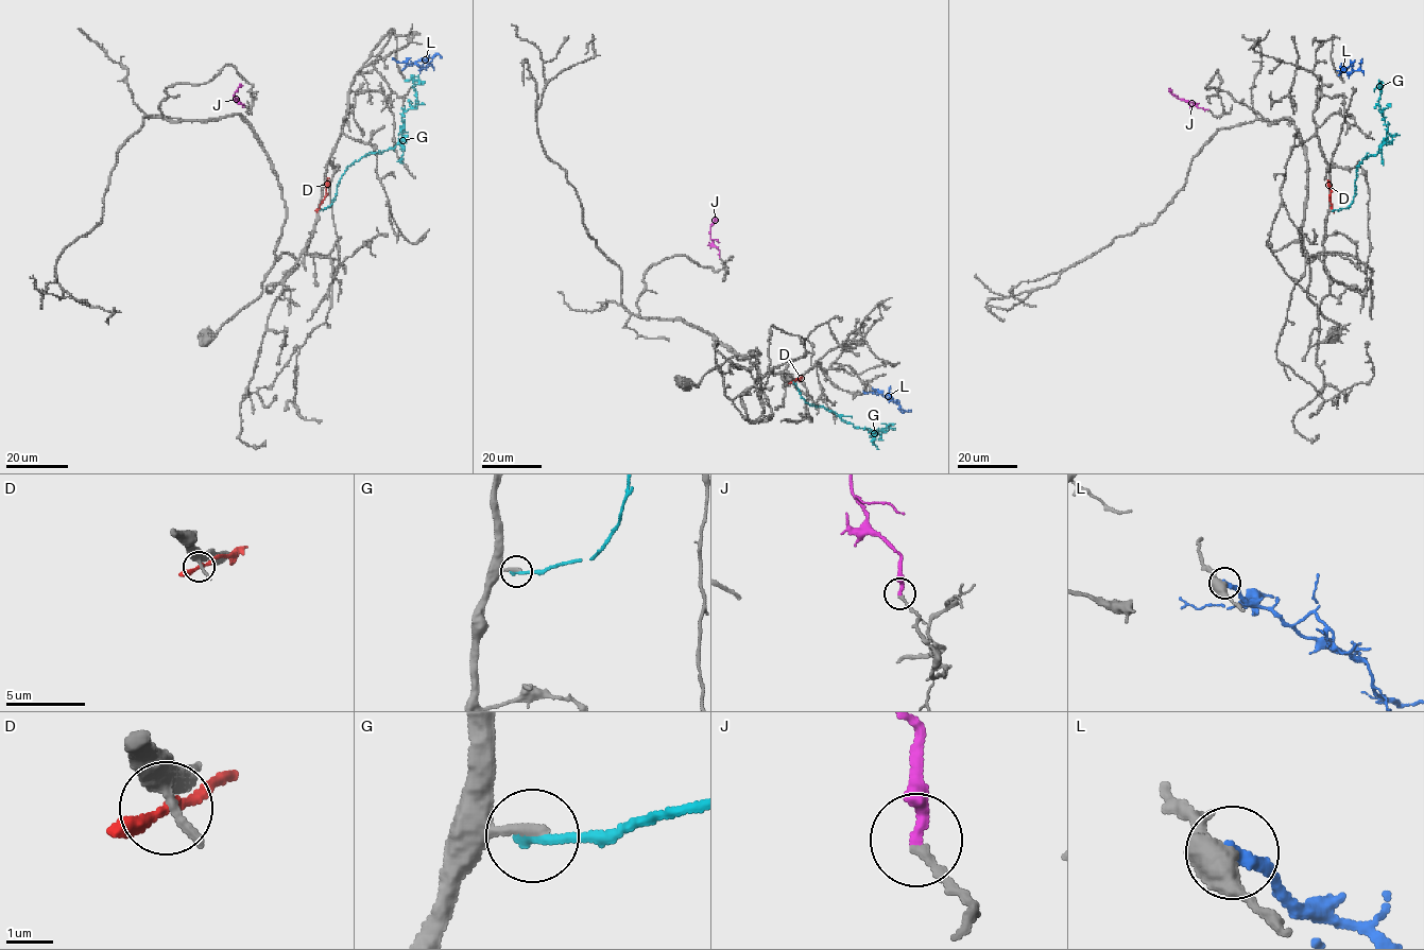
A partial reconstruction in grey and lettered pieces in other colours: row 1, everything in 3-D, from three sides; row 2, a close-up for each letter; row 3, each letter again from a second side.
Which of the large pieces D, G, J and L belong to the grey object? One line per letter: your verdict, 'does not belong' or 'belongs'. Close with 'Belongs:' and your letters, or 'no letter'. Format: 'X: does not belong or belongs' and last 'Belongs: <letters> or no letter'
D: does not belong
G: does not belong
J: belongs
L: does not belong
Belongs: J

